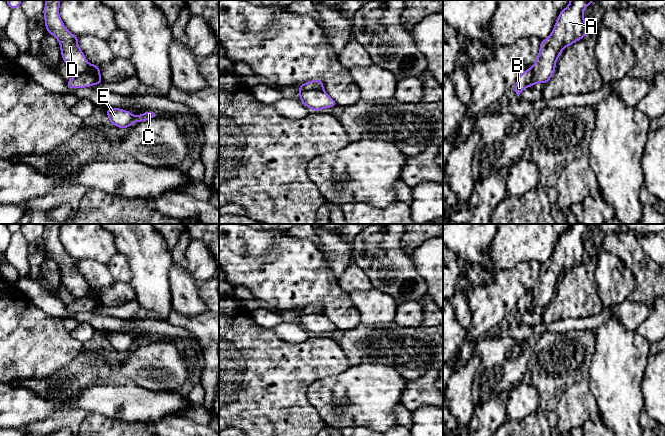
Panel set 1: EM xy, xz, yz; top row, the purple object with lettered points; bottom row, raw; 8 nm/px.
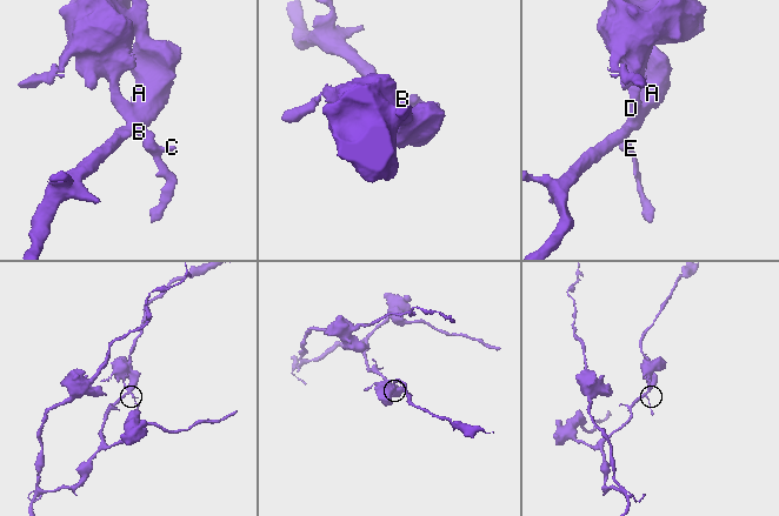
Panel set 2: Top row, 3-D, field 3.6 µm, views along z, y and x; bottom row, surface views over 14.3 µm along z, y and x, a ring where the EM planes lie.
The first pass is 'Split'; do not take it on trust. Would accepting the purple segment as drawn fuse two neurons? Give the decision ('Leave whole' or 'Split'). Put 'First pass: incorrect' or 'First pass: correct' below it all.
Split
First pass: correct

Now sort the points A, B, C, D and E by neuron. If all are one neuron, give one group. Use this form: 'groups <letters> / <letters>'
groups A / B C D E

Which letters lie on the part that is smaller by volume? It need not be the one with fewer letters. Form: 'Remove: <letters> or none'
Remove: B, C, D, E

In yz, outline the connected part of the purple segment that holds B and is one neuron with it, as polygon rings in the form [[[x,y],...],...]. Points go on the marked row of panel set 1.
[[[532,67],[528,68],[527,70],[522,72],[518,76],[516,84],[515,84],[515,89],[514,89],[514,91],[517,93],[518,96],[520,93],[522,93],[522,91],[525,88],[531,87],[531,81],[532,80],[533,80]]]

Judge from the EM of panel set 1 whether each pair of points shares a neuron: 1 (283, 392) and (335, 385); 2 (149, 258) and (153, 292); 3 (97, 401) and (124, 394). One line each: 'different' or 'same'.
1: different
2: same
3: same

